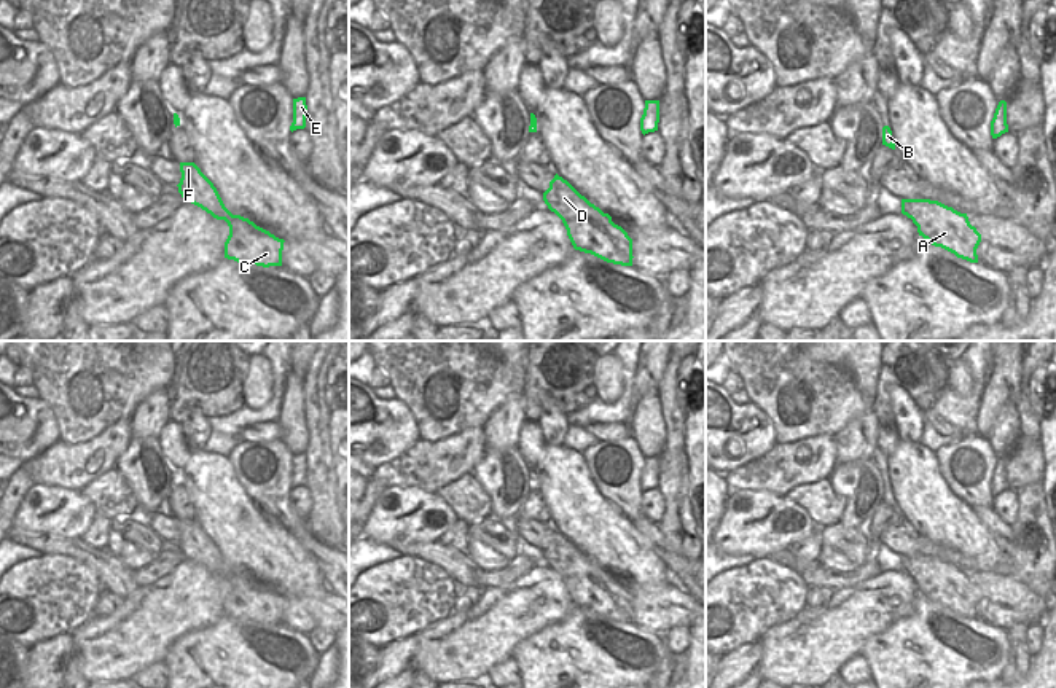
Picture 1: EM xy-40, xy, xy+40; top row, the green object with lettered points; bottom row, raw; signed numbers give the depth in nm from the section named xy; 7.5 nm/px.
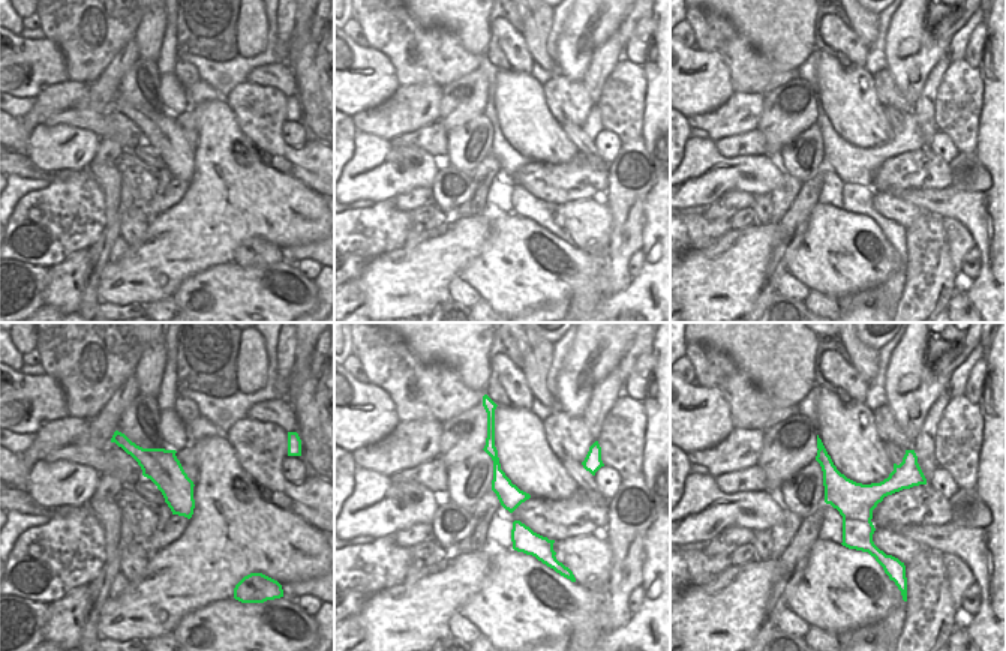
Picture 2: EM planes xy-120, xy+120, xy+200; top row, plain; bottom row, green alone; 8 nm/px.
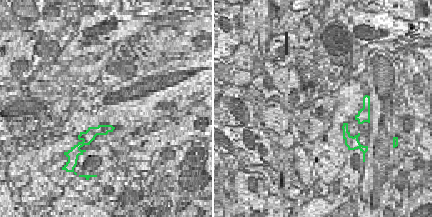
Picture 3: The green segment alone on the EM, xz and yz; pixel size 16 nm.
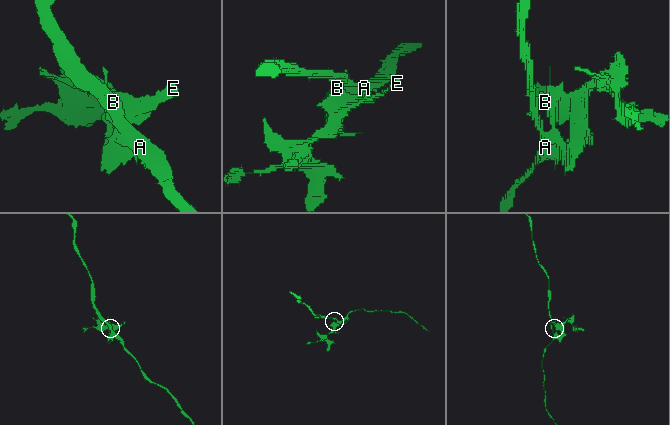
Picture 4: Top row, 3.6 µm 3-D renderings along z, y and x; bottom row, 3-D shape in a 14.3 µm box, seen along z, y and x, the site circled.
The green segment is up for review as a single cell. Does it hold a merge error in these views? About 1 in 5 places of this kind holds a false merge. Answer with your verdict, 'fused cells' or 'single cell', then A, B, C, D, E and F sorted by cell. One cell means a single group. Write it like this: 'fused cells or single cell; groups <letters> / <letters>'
fused cells; groups A C D F / B E

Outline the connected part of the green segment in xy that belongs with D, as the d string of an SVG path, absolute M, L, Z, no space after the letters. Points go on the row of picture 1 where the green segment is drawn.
M556 174L543 193L543 201L550 209L573 220L573 225L565 229L575 250L591 253L607 263L632 266L632 239L628 233L567 180Z

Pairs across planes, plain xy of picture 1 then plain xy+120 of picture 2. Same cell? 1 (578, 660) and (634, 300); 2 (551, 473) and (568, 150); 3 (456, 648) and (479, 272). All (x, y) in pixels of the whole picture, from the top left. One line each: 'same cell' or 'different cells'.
1: different cells
2: same cell
3: different cells

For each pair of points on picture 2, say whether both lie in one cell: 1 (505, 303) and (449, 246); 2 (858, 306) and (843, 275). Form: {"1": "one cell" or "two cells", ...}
{"1": "two cells", "2": "two cells"}

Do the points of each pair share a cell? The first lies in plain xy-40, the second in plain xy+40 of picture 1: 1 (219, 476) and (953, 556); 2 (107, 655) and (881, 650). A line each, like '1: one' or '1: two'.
1: two
2: two

